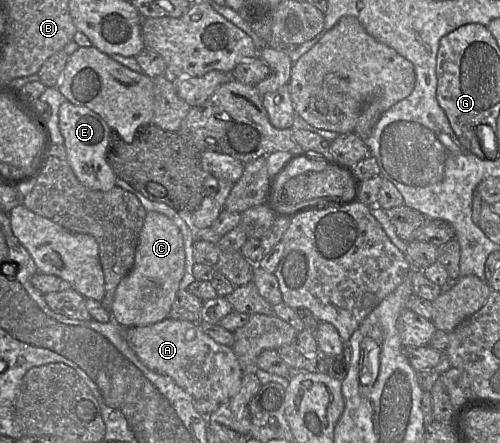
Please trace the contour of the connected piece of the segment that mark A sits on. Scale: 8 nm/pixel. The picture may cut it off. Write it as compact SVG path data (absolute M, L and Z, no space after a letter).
M166 318L147 326L125 328L125 339L147 368L172 378L194 400L223 403L240 389L244 371L234 351L205 334L198 322Z

